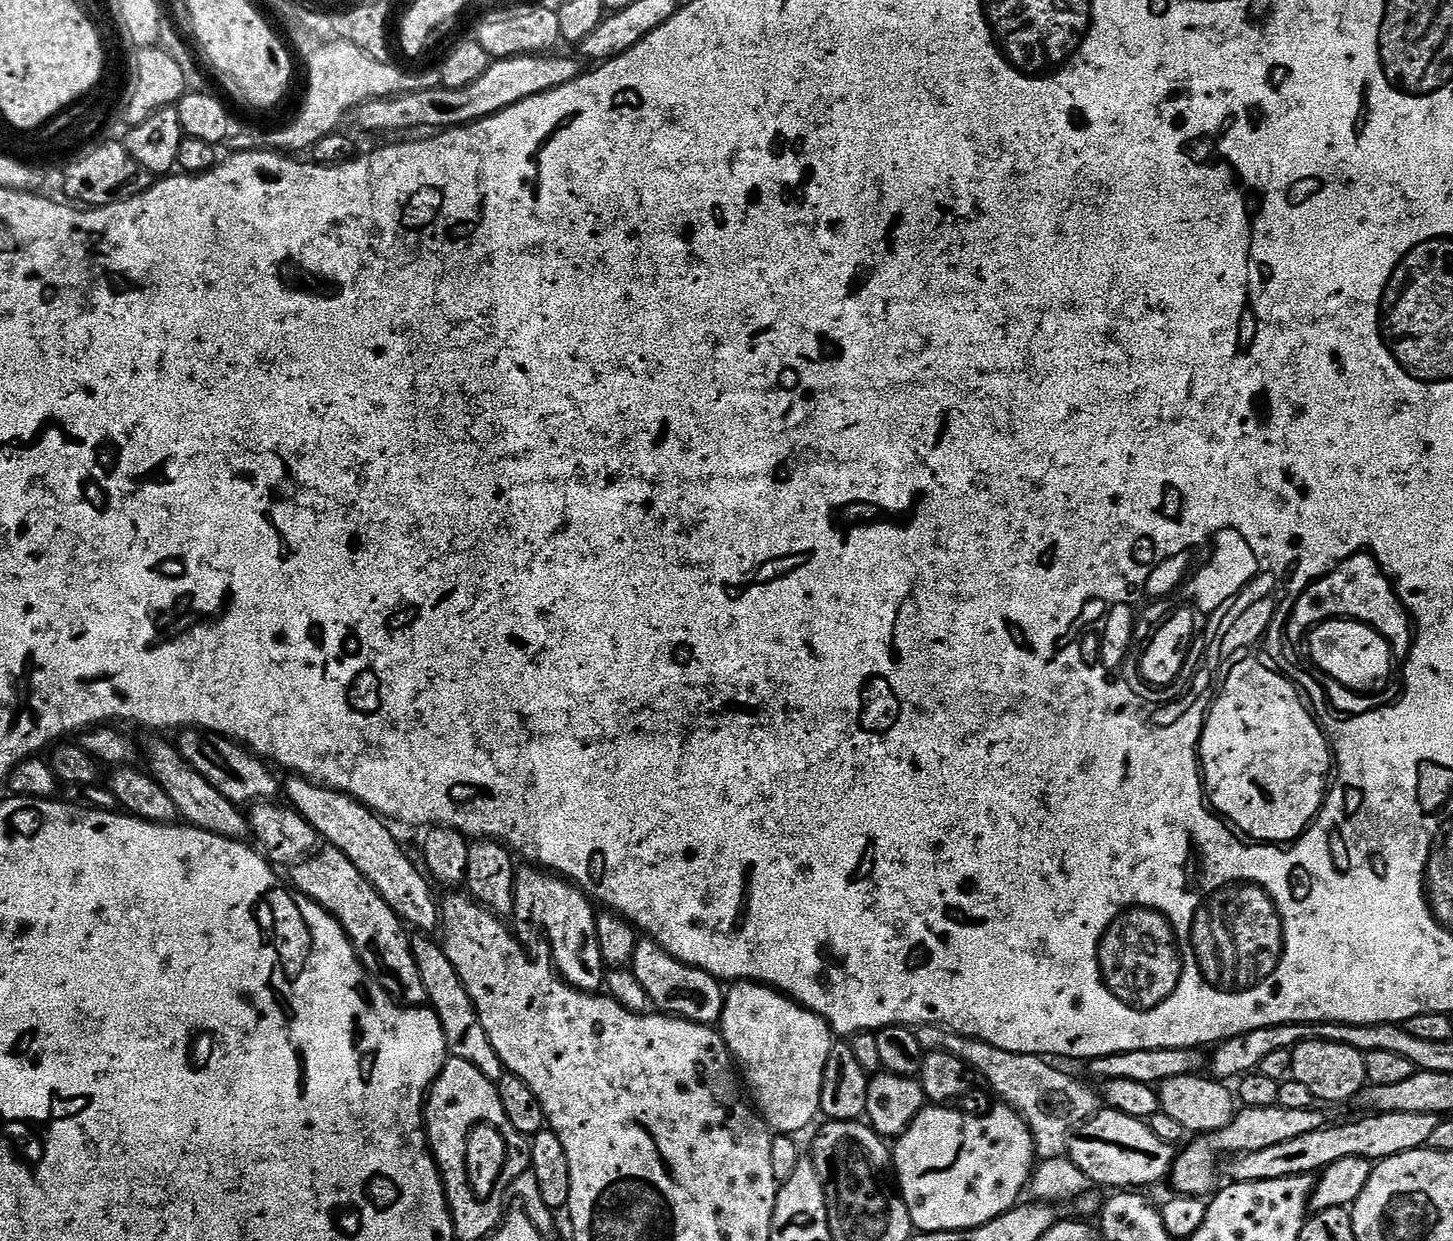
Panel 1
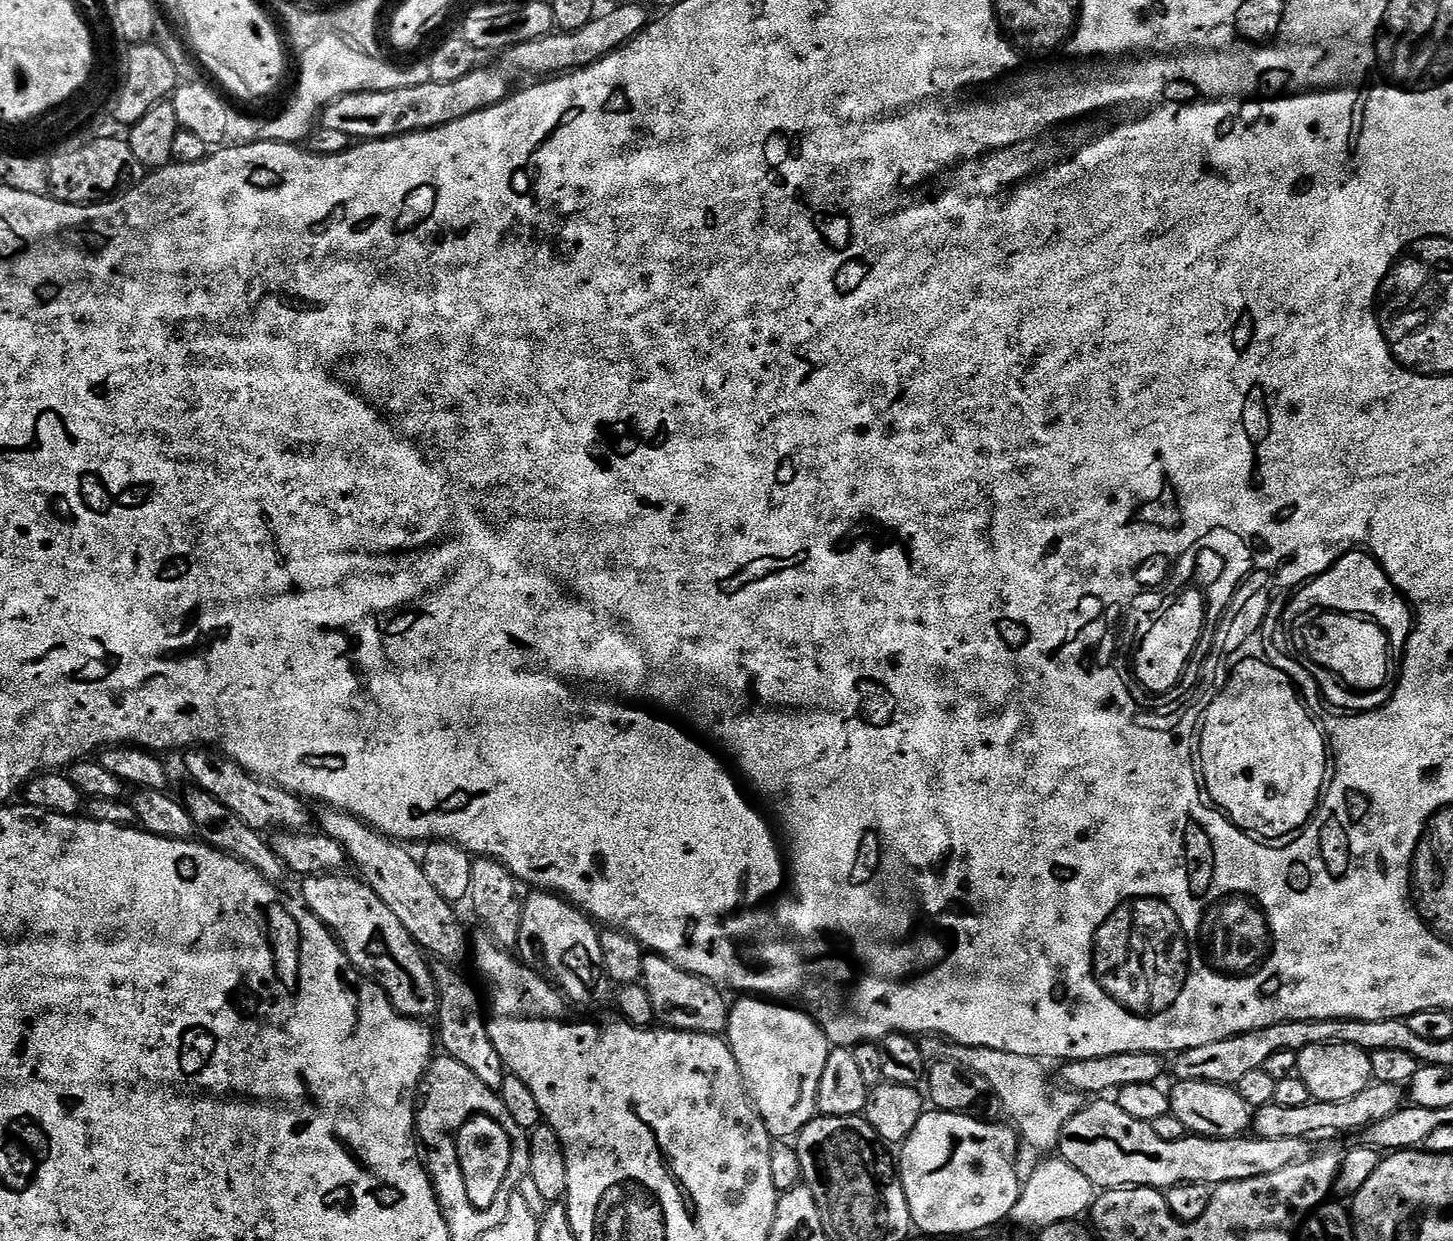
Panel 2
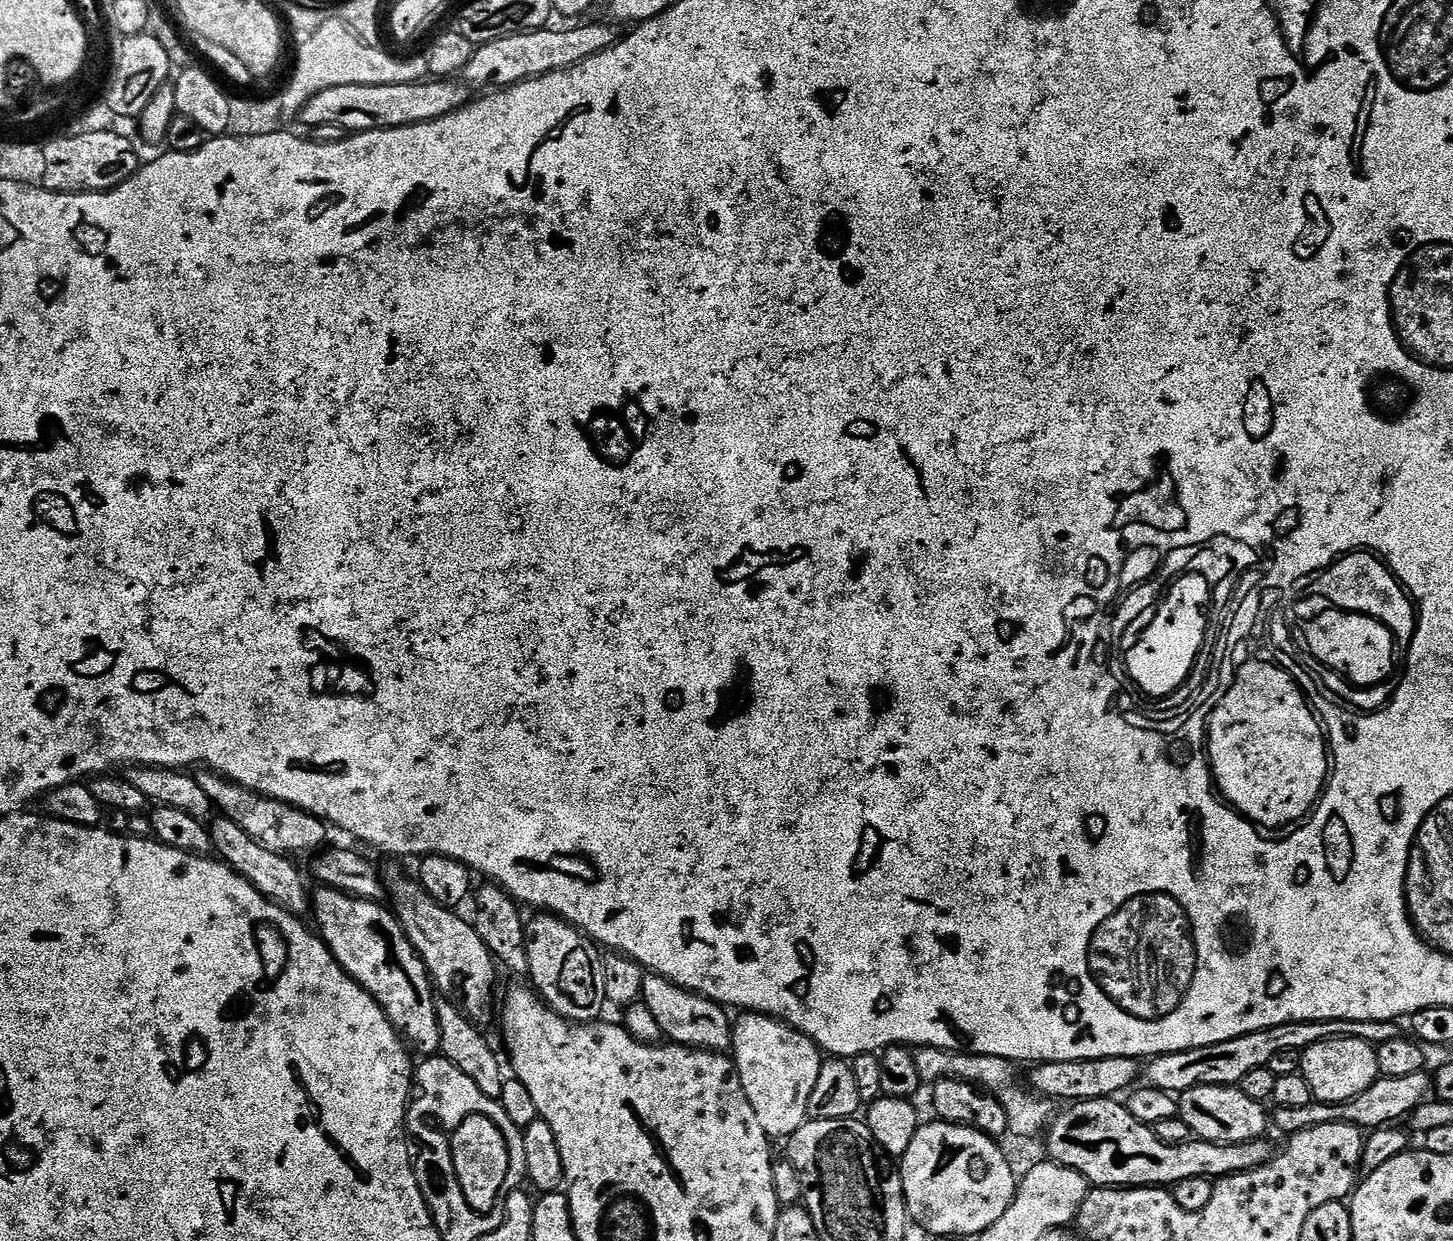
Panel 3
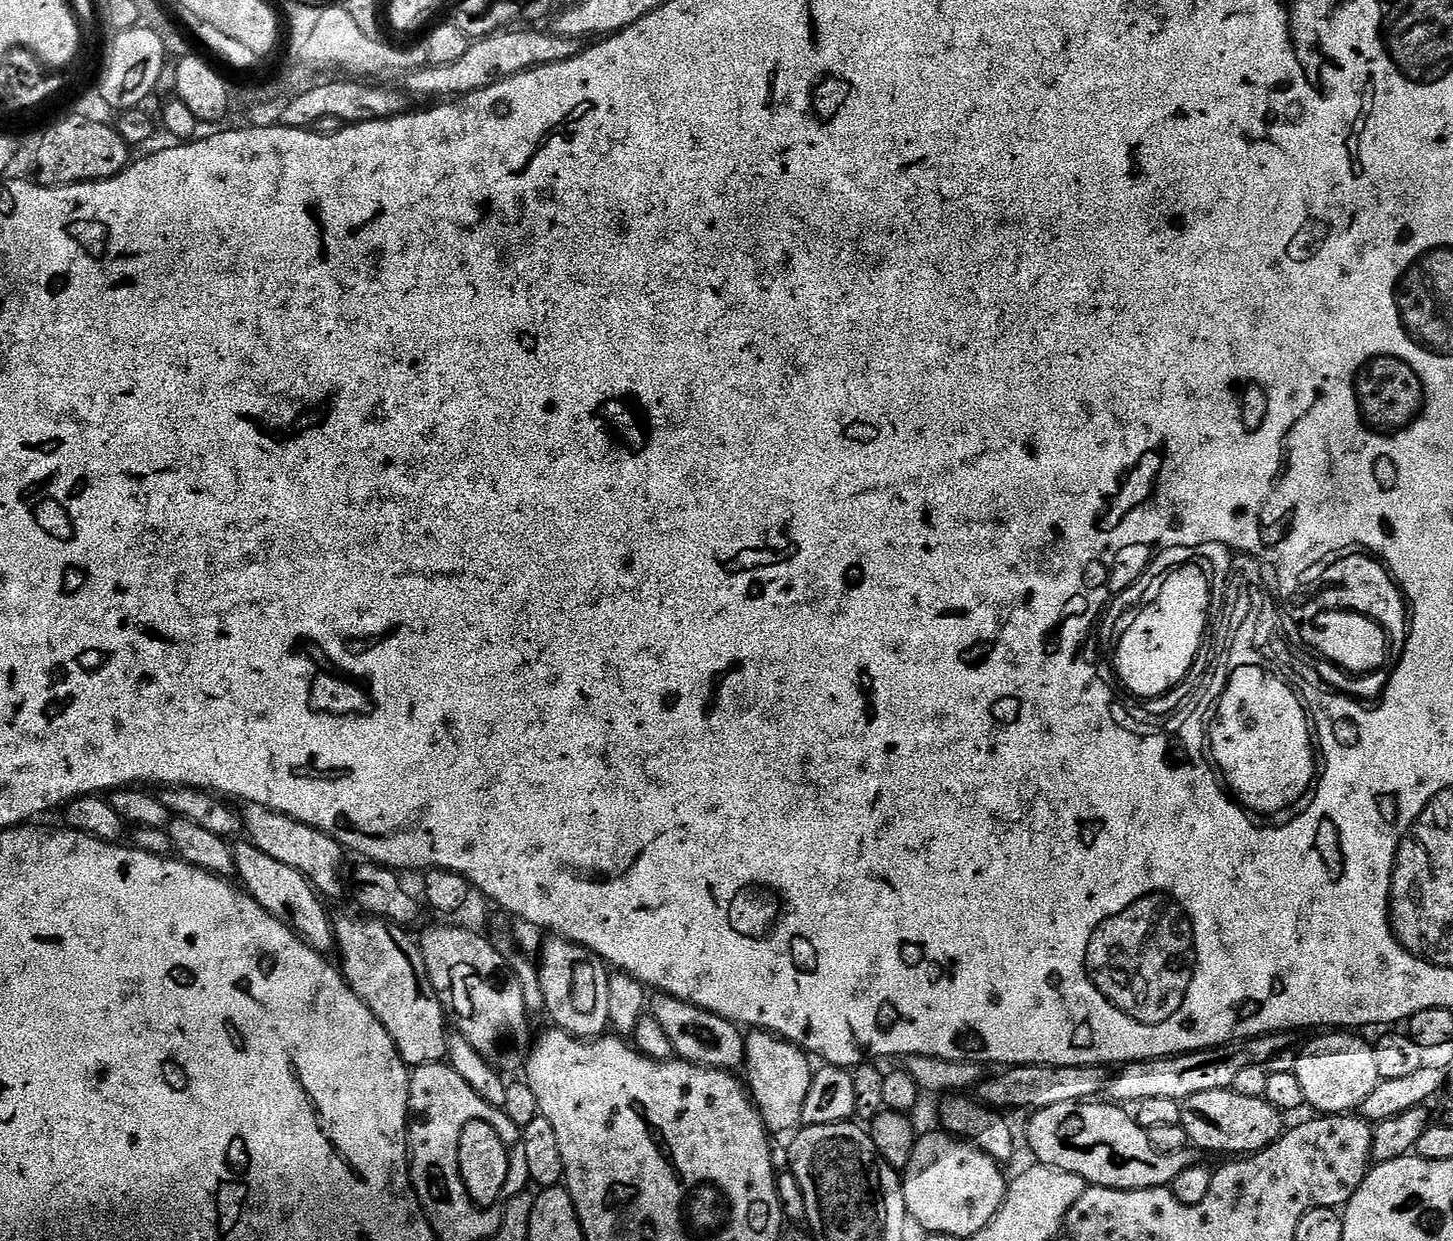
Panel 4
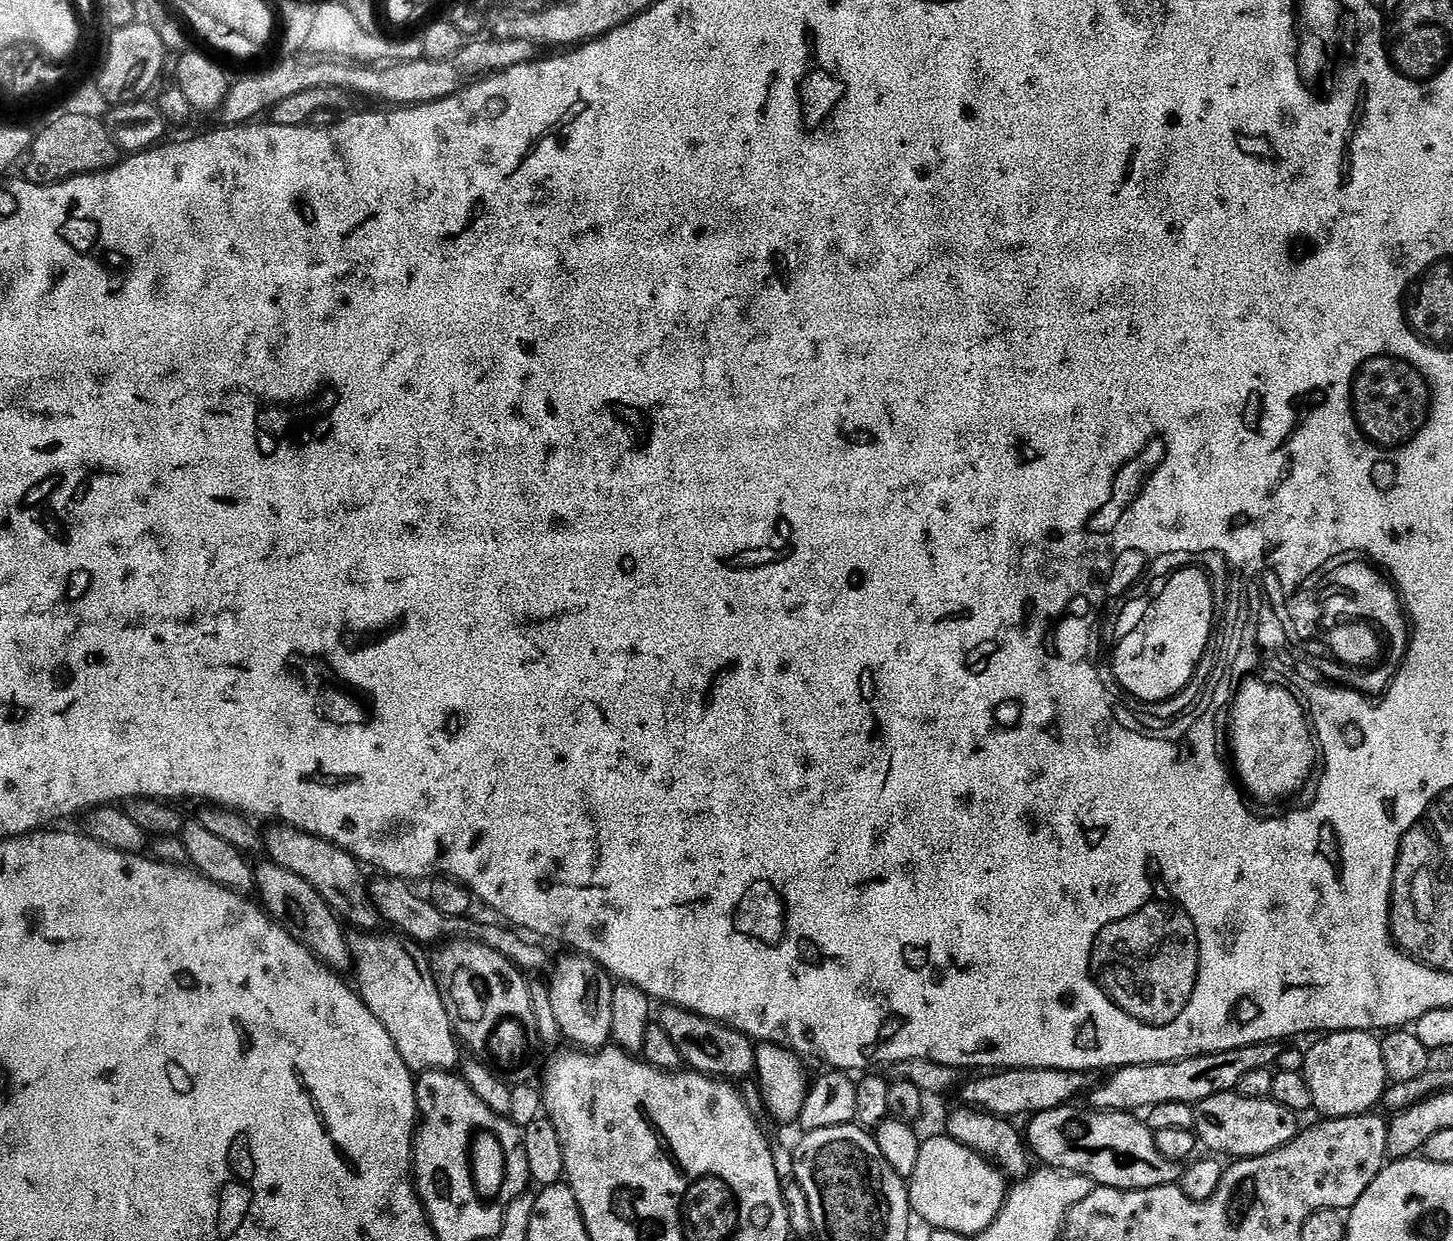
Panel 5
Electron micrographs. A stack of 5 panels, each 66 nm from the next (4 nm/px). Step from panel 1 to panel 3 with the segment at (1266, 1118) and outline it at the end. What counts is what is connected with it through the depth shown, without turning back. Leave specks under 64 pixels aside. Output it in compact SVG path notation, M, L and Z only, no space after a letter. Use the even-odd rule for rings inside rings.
M1425 1072L1412 1074L1405 1078L1386 1078L1381 1076L1370 1086L1370 1090L1362 1090L1353 1100L1345 1104L1322 1104L1313 1102L1310 1106L1301 1106L1298 1110L1276 1108L1271 1113L1270 1120L1278 1131L1283 1134L1301 1132L1323 1124L1352 1124L1361 1130L1386 1128L1400 1122L1400 1119L1411 1117L1412 1111L1420 1107L1429 1097L1432 1090L1431 1077ZM1428 1076L1428 1077L1427 1077ZM1428 1094L1428 1096L1427 1096Z

